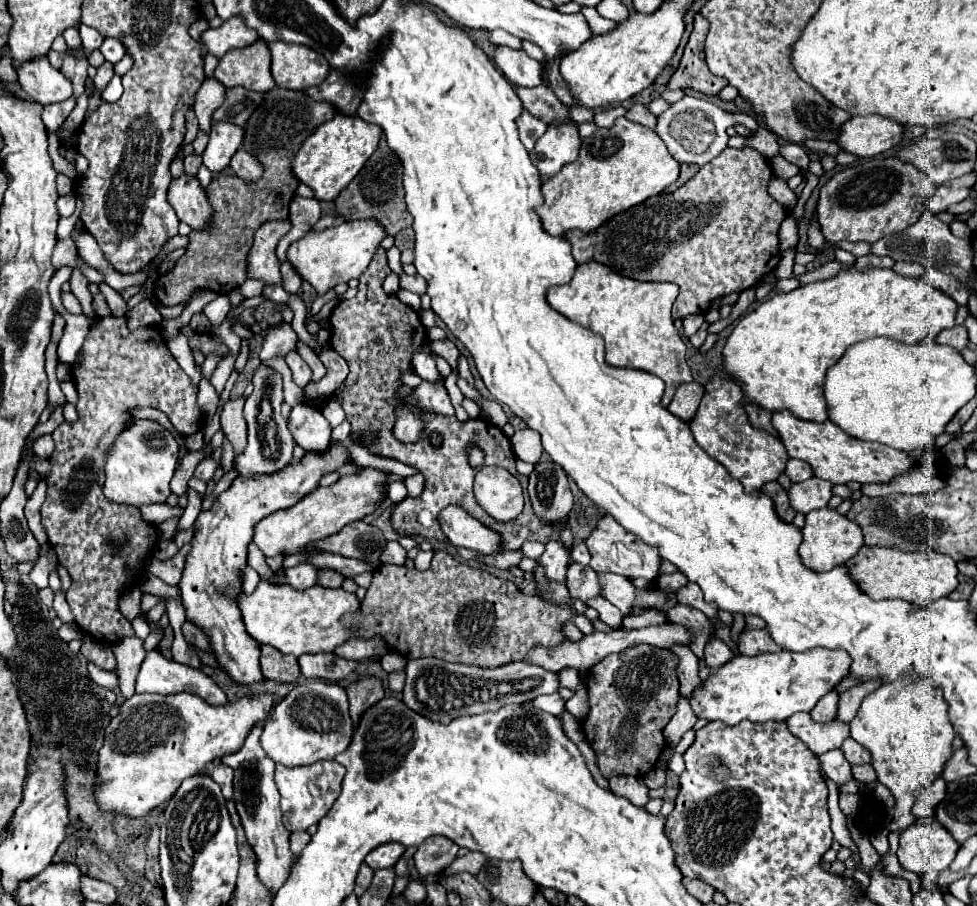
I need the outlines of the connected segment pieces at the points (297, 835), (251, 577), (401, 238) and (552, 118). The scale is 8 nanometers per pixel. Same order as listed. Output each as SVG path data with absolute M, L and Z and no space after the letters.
M294 832L290 836L290 846L292 846L290 850L296 852L296 854L300 854L308 842L310 842L310 834L308 832Z
M246 566L243 570L243 583L242 590L243 592L254 592L254 588L256 588L256 584L260 582L260 574L254 570L254 568L250 568L250 566Z
M412 227L405 228L398 232L397 235L395 235L395 246L400 251L403 251L405 249L413 249L414 242L415 237Z
M544 80L544 84L540 84L540 86L536 86L536 88L518 88L518 98L522 100L524 110L540 116L546 124L550 124L550 122L570 122L570 116L568 116L566 106L554 96L554 92L552 92L550 86L546 84L546 80Z

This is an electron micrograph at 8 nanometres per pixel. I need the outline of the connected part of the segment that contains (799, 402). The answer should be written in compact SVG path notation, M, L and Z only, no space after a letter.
M815 213L809 223L808 244L814 249L836 252L836 260L850 268L836 278L812 282L788 294L780 292L740 318L722 348L722 370L740 386L742 406L754 402L772 414L790 410L800 420L826 422L826 400L820 392L824 376L848 346L876 336L914 344L952 328L958 306L922 278L904 278L890 268L858 272L854 268L856 258L850 252L834 250L826 242Z

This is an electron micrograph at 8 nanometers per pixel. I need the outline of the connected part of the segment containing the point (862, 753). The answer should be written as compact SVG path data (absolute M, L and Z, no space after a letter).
M846 738L842 742L842 748L840 750L844 752L844 756L846 756L846 760L850 764L868 764L870 758L872 758L870 752L866 748L862 748L854 738Z

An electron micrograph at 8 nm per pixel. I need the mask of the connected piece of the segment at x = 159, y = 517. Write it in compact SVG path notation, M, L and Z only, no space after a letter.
M146 504L146 506L140 506L140 512L142 512L142 518L150 524L160 524L164 522L166 518L172 518L172 516L182 516L182 508L176 506L176 508L170 508L168 504Z

